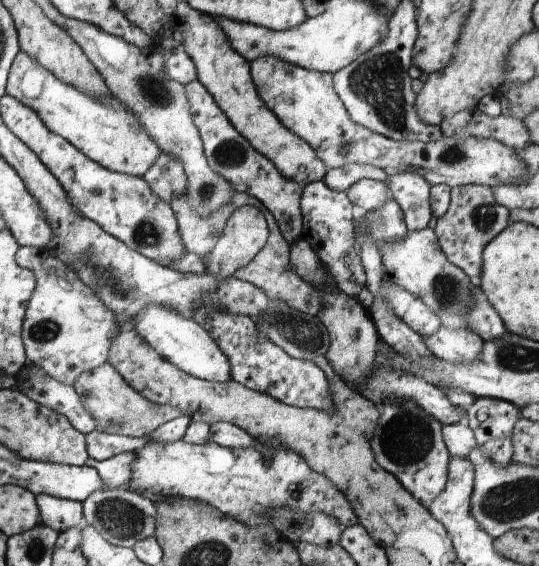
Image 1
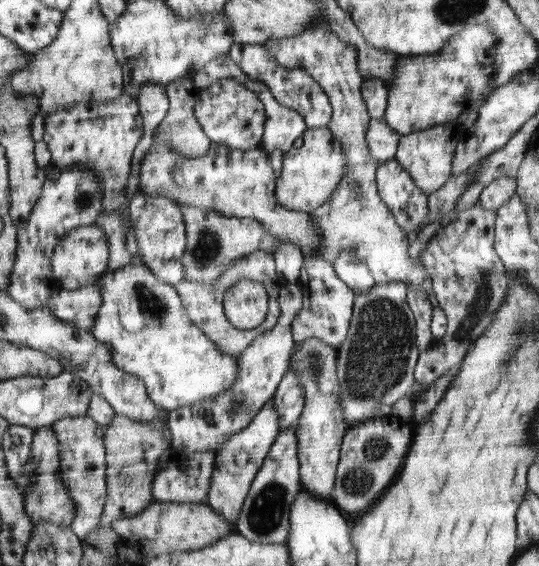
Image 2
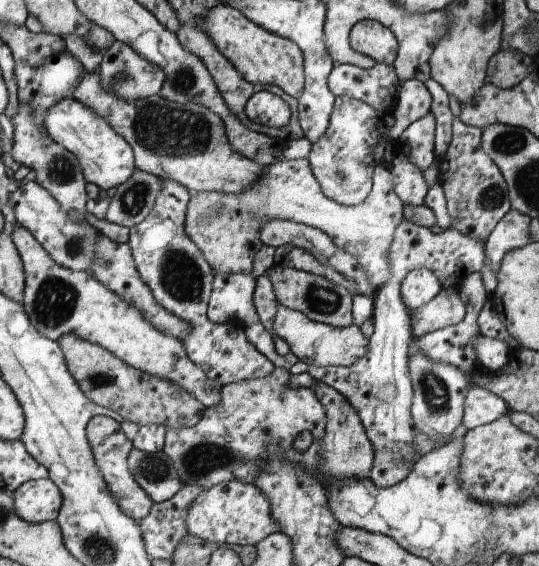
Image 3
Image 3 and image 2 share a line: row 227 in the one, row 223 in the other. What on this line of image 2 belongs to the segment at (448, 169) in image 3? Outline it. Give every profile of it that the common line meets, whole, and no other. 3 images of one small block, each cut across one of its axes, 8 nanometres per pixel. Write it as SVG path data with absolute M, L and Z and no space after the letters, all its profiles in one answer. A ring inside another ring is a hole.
M477 203L472 208L460 211L451 224L430 239L427 250L420 254L420 260L423 261L425 270L431 276L431 286L439 305L446 313L447 320L447 331L444 336L436 341L436 346L421 354L419 366L416 366L416 380L422 386L432 384L438 377L442 377L446 370L458 368L464 362L467 355L475 350L474 342L494 322L496 310L500 309L509 292L507 268L504 267L503 260L499 258L496 250L496 222L496 209L486 209Z

